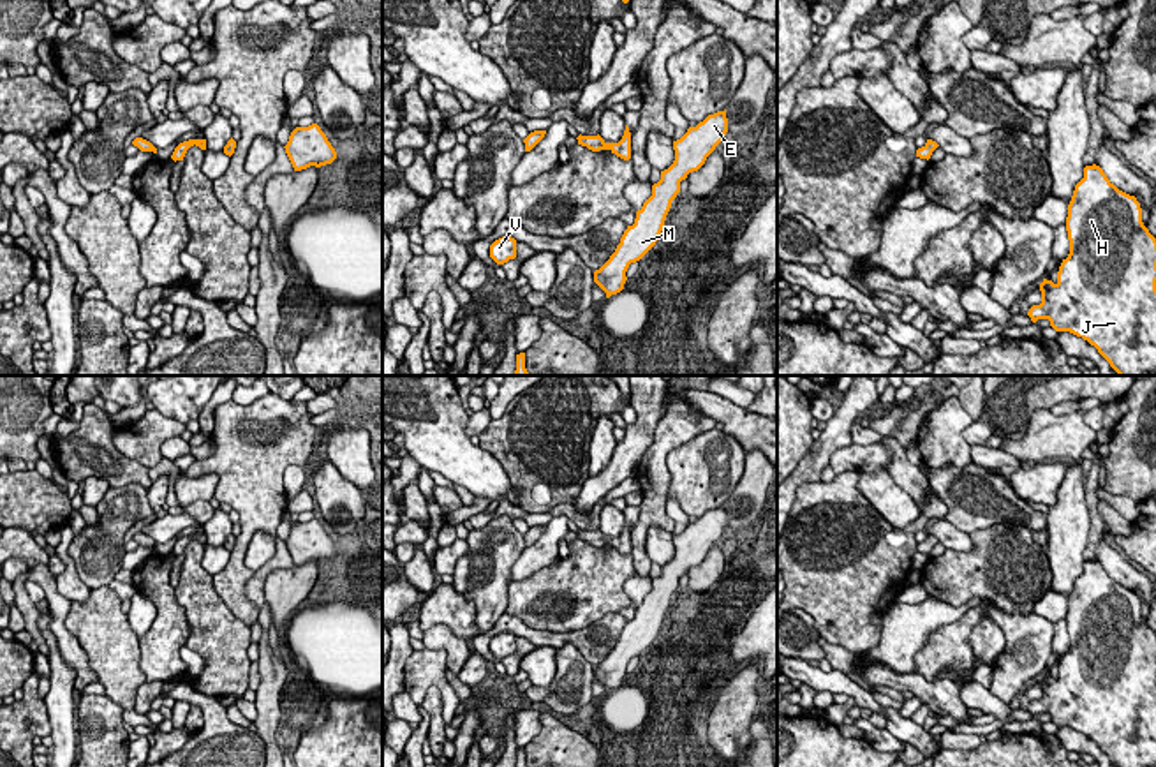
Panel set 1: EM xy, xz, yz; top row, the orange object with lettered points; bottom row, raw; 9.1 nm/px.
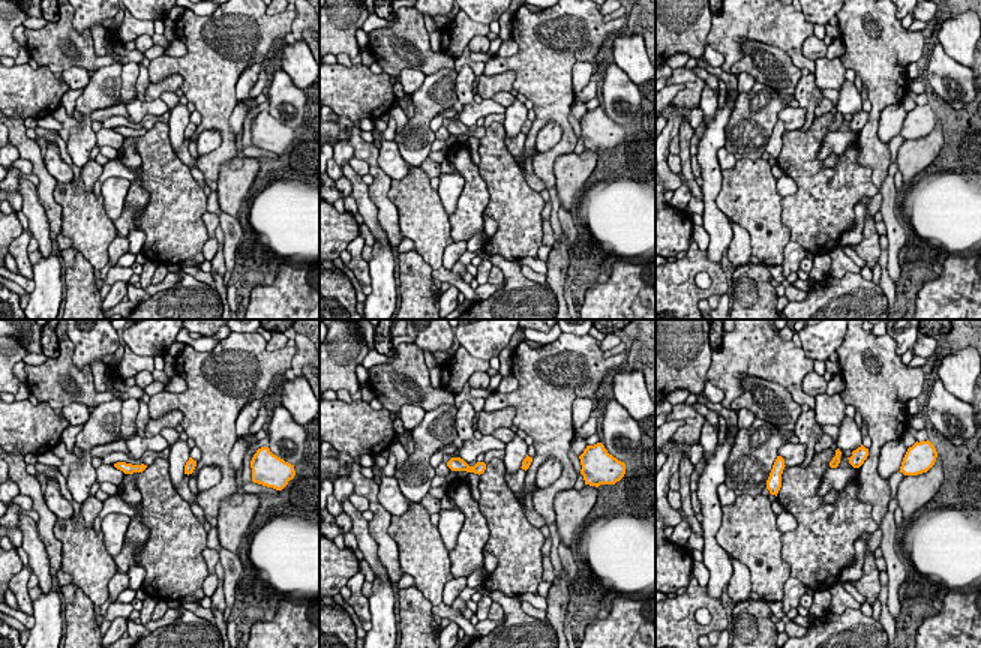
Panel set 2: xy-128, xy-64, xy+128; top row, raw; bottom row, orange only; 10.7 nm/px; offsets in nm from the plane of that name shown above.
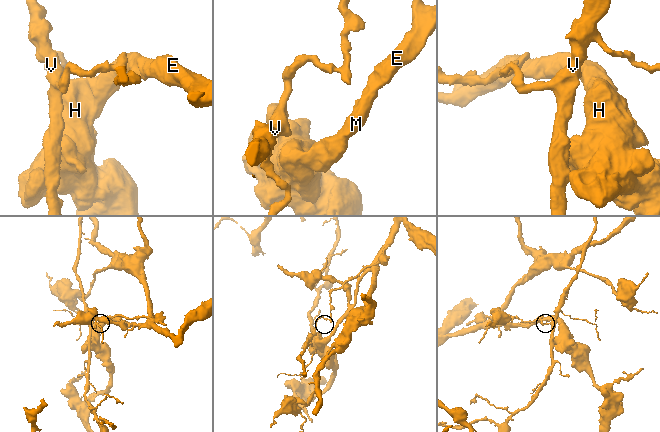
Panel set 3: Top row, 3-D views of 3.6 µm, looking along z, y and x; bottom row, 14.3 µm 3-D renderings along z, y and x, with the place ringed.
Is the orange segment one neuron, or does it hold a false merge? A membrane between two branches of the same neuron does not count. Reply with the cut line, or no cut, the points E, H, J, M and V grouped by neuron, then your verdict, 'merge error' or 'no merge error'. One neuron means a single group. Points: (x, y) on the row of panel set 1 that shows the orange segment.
cut none; groups E H J M V; no merge error

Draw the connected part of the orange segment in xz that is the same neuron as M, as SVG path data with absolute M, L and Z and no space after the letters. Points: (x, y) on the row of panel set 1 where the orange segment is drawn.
M724 109L708 115L673 141L673 164L661 171L661 180L652 185L652 196L636 212L634 224L627 226L615 252L594 272L594 282L606 293L606 298L624 289L629 264L640 261L659 240L671 201L680 192L680 182L705 164L726 132L728 118Z

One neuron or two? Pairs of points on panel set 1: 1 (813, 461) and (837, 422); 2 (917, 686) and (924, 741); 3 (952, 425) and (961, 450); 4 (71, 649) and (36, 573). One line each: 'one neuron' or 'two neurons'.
1: one neuron
2: two neurons
3: one neuron
4: one neuron

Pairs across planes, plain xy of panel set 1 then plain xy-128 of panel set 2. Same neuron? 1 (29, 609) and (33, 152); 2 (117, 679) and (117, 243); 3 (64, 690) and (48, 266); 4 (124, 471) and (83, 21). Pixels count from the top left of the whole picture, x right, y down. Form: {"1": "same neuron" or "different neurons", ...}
{"1": "different neurons", "2": "different neurons", "3": "same neuron", "4": "different neurons"}

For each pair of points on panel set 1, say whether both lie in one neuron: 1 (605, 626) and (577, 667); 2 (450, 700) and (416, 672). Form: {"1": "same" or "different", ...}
{"1": "different", "2": "same"}

